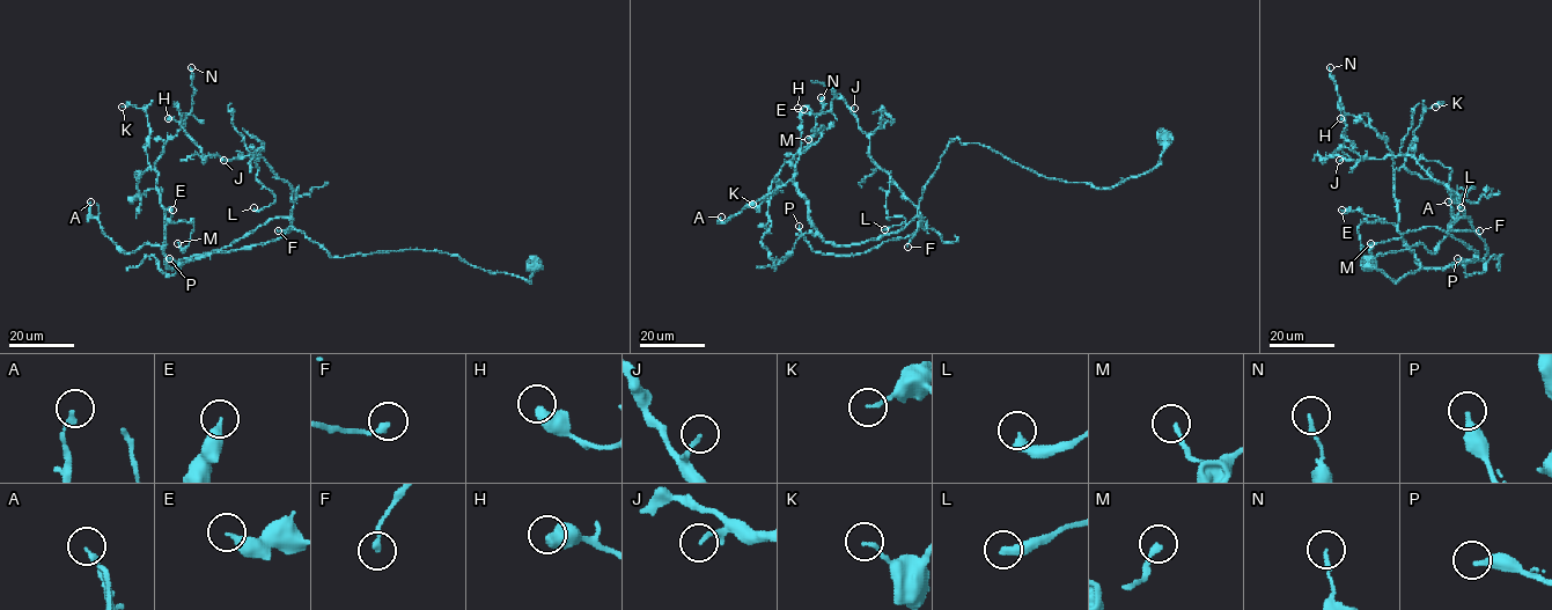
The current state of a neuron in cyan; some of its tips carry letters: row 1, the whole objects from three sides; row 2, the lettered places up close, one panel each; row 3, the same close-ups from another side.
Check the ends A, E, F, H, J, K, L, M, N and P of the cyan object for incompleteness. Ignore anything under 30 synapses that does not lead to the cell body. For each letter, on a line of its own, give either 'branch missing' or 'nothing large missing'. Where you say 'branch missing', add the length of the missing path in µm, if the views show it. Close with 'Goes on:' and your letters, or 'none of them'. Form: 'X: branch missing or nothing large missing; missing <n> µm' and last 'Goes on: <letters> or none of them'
A: nothing large missing
E: nothing large missing
F: nothing large missing
H: nothing large missing
J: nothing large missing
K: nothing large missing
L: nothing large missing
M: nothing large missing
N: nothing large missing
P: branch missing; missing 45 µm
Goes on: P

